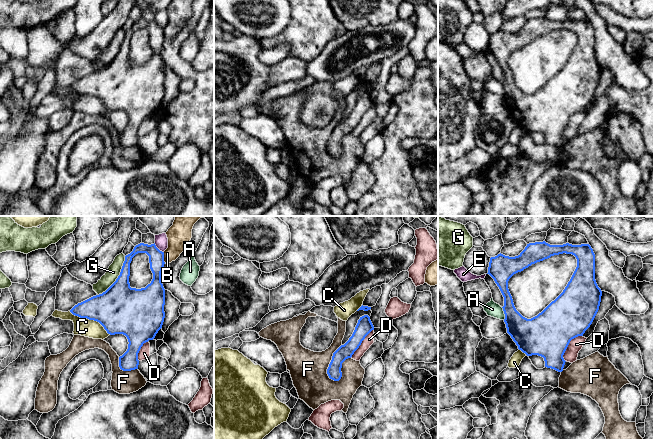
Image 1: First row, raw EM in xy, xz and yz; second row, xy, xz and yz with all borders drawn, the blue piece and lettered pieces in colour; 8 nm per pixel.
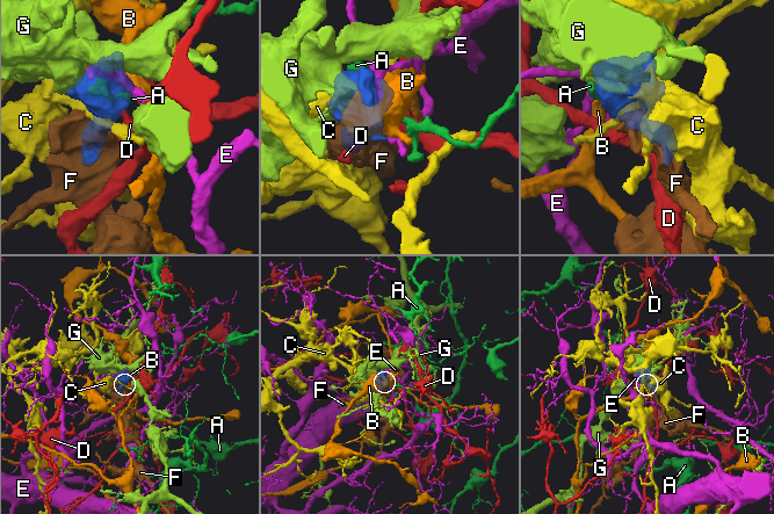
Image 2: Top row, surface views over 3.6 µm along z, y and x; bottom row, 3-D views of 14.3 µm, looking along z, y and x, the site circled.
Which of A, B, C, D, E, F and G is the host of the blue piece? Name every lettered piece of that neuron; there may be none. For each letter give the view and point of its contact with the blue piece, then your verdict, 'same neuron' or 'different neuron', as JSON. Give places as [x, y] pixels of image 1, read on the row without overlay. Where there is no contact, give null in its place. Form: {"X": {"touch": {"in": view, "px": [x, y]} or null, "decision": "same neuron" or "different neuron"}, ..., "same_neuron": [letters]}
{"A": {"touch": {"in": "yz", "px": [504, 89]}, "decision": "different neuron"}, "B": {"touch": {"in": "xy", "px": [163, 33]}, "decision": "different neuron"}, "C": {"touch": {"in": "xy", "px": [90, 95]}, "decision": "different neuron"}, "D": {"touch": {"in": "yz", "px": [568, 120]}, "decision": "different neuron"}, "E": {"touch": {"in": "xy", "px": [157, 24]}, "decision": "different neuron"}, "F": {"touch": {"in": "xz", "px": [330, 139]}, "decision": "different neuron"}, "G": {"touch": {"in": "xy", "px": [118, 53]}, "decision": "different neuron"}, "same_neuron": []}

